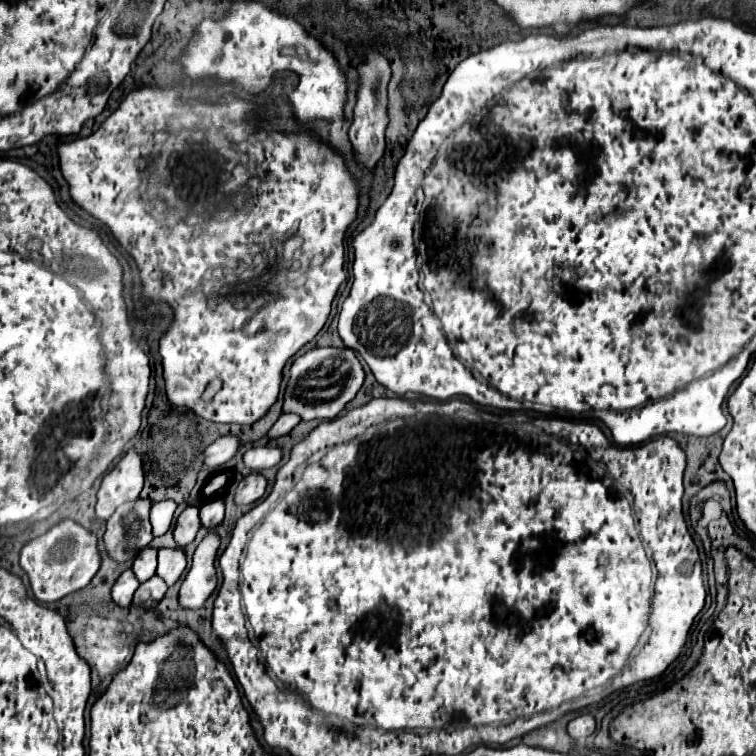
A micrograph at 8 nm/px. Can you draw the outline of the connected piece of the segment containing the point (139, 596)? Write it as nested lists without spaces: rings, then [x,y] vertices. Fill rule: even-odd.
[[[153,576],[151,580],[143,582],[137,592],[135,592],[135,598],[133,598],[133,604],[137,606],[151,606],[151,604],[157,604],[165,592],[167,592],[167,584],[163,584],[163,580],[159,576]]]

